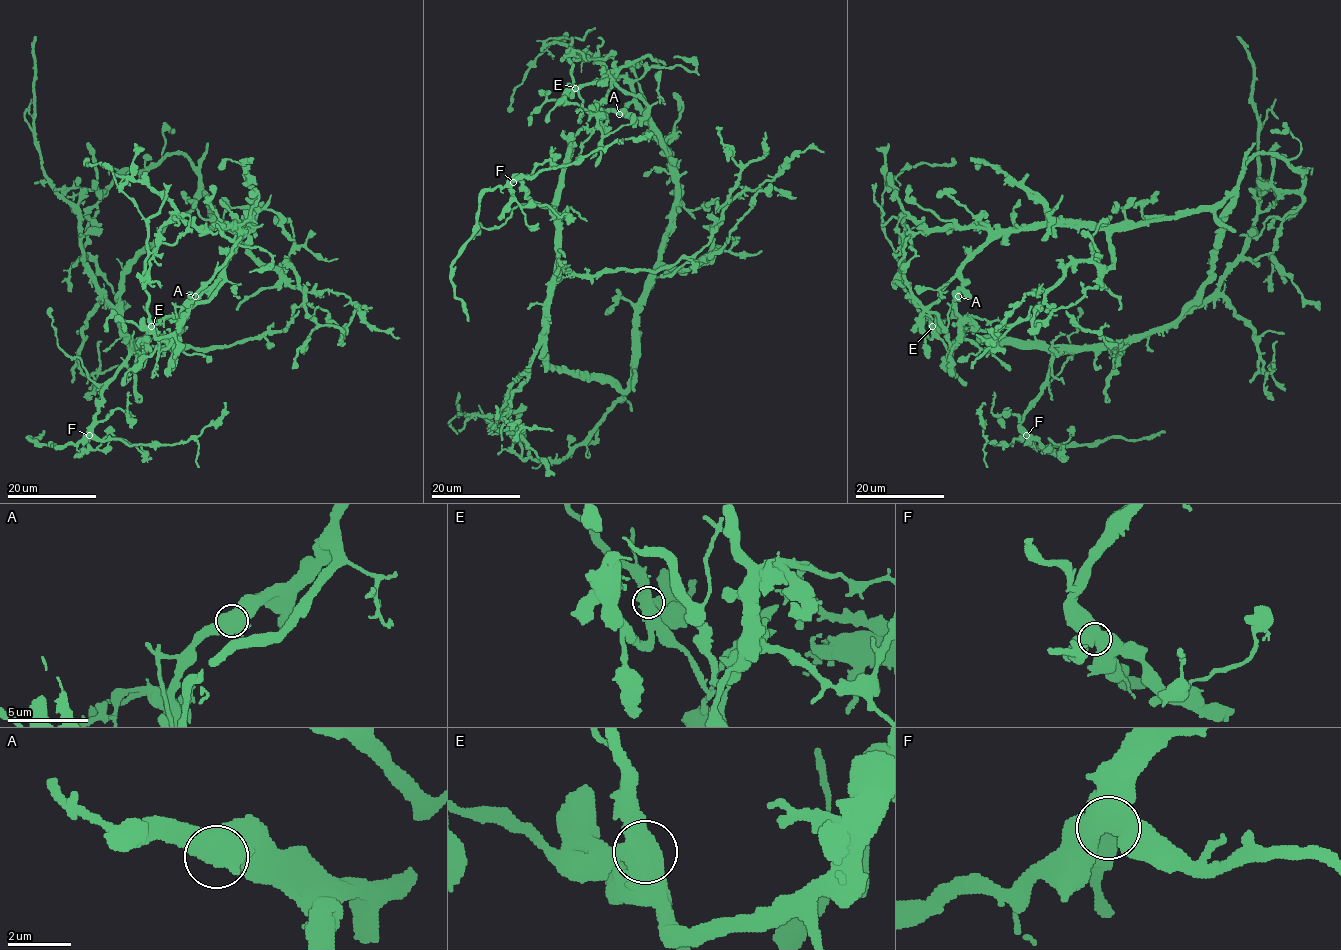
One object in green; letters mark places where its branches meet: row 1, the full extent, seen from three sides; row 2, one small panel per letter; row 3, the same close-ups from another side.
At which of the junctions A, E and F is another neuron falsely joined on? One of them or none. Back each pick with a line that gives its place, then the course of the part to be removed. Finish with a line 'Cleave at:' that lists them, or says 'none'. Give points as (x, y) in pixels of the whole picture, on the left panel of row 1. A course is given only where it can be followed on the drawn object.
E: Place: (151, 326). Course of the part to remove: (152, 327), (158, 342), (157, 350), (162, 350), (181, 328), (182, 317), (199, 290), (241, 236)
Cleave at: E

